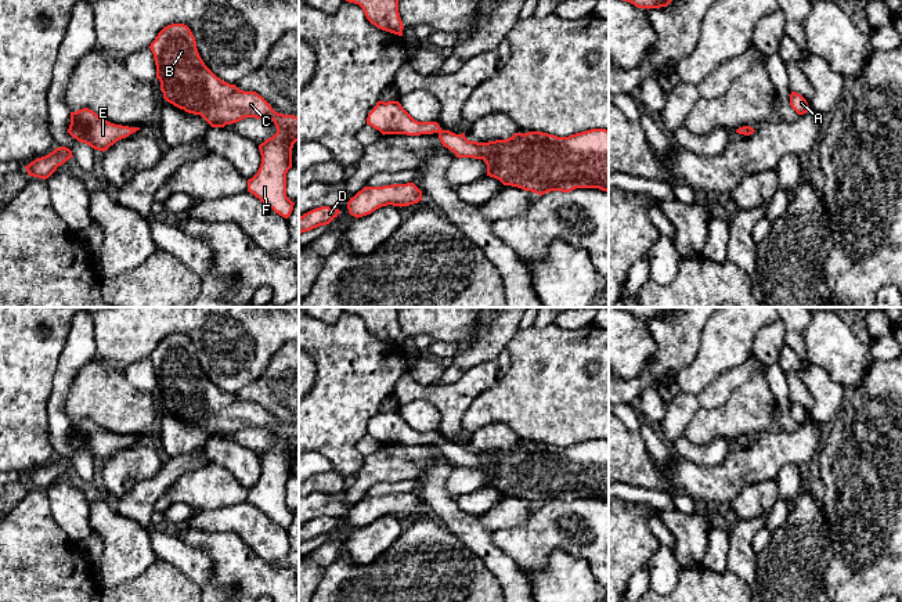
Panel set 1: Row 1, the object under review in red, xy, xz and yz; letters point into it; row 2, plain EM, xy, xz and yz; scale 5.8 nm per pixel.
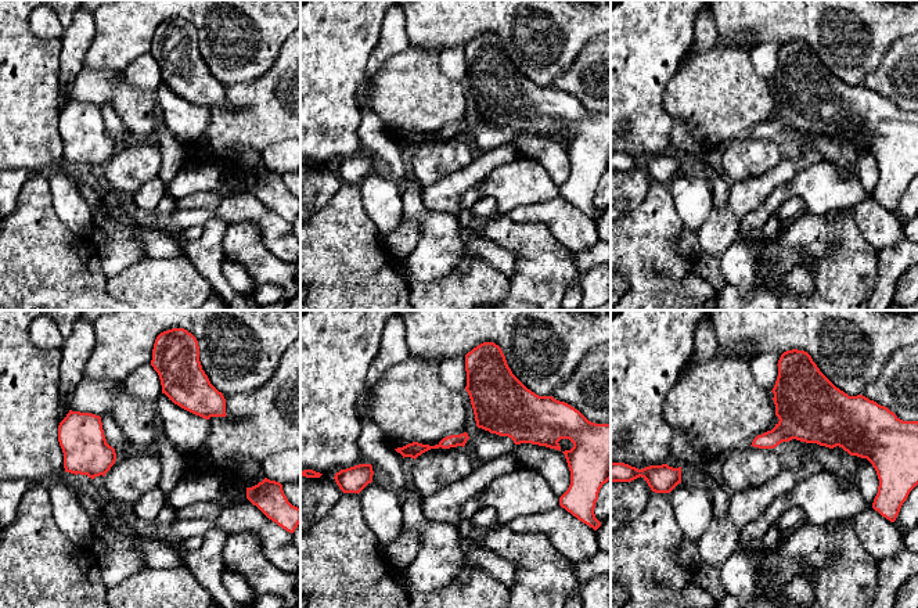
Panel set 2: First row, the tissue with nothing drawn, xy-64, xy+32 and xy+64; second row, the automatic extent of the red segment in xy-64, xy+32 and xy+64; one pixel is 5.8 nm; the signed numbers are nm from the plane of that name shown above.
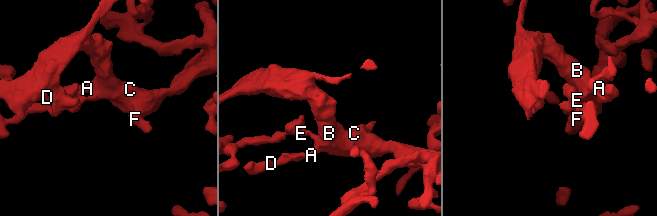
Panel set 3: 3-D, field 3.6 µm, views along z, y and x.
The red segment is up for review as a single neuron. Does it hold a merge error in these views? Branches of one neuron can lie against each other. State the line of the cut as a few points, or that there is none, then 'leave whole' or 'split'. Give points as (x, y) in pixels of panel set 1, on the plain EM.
no cut; leave whole

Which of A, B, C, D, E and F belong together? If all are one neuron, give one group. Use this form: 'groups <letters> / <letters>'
groups A B C D E F

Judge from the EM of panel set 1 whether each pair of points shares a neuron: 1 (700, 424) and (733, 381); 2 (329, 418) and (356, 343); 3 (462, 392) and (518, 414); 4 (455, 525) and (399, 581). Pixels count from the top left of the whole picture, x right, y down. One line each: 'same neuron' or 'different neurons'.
1: different neurons
2: same neuron
3: different neurons
4: different neurons

